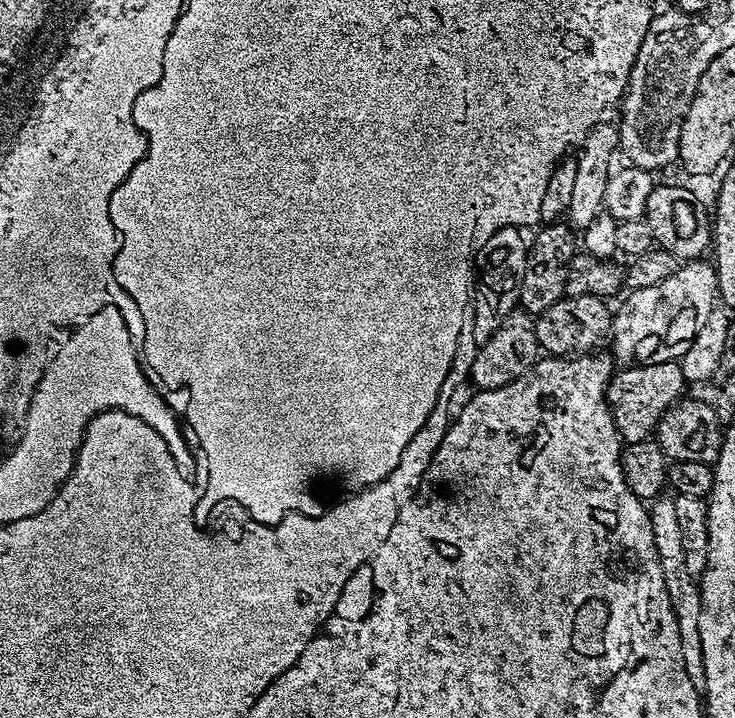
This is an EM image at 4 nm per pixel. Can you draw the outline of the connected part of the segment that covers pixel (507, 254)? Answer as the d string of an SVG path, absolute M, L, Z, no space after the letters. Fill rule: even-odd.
M509 226L489 232L486 242L480 245L476 255L476 270L474 273L474 300L480 303L480 308L488 312L488 332L484 336L490 338L494 330L511 312L517 311L520 302L520 283L526 270L528 244L525 233L515 226Z

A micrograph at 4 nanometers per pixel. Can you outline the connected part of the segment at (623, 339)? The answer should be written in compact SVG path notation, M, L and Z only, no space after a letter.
M703 259L677 267L675 274L659 286L660 300L628 300L615 311L610 345L622 364L677 361L689 349L710 310L716 307L716 270Z

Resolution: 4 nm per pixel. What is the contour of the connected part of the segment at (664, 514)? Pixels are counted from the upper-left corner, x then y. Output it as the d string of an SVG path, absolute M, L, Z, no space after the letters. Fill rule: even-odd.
M664 494L651 501L648 517L654 532L654 550L658 550L662 578L666 582L666 594L670 594L670 606L678 622L678 638L682 638L682 662L686 666L686 674L690 674L690 682L694 682L696 688L703 690L706 686L706 666L702 658L702 634L698 634L702 598L697 577L690 575L686 570L686 553L682 551L682 526L678 526L673 497Z

